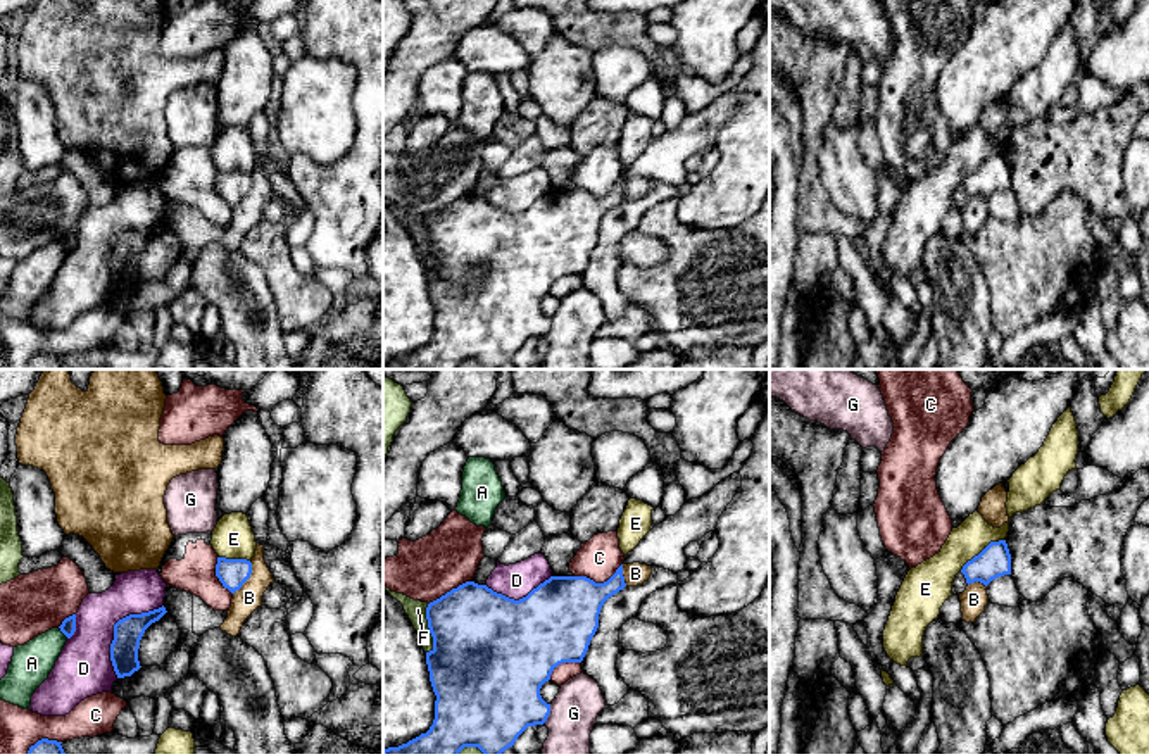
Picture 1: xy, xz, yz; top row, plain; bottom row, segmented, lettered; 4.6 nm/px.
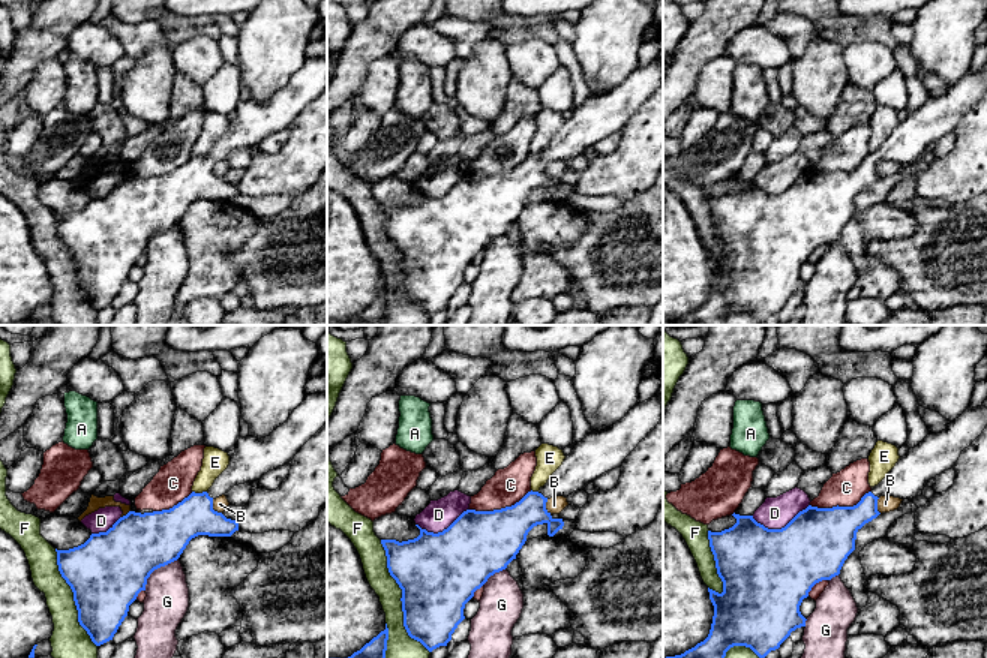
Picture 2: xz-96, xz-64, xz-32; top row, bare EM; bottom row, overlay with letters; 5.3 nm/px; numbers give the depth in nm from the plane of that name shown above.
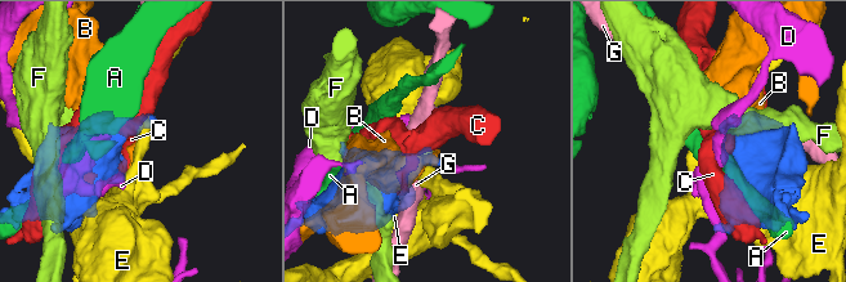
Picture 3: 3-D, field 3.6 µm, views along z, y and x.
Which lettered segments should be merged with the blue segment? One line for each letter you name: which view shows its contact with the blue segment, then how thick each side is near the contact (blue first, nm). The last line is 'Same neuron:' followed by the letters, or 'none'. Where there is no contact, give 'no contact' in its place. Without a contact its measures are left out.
Same neuron: none

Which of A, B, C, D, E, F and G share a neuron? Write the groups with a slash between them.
A / B / C / D / E / F / G

